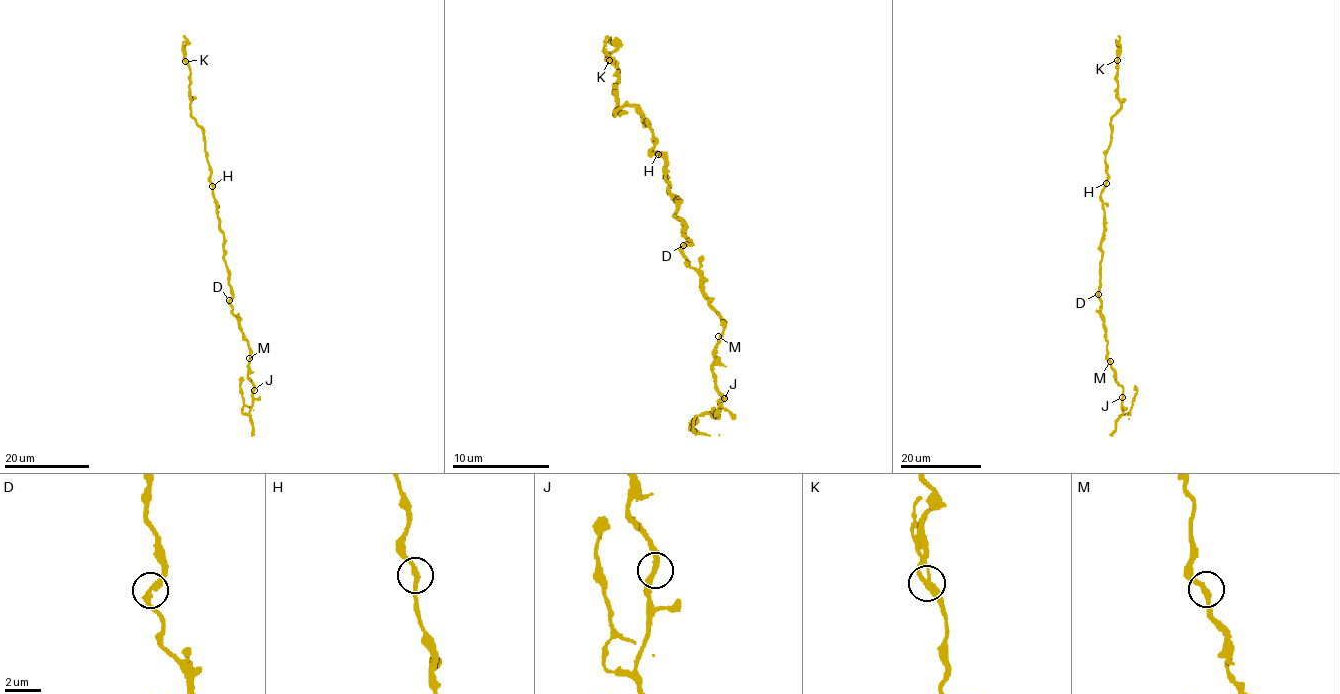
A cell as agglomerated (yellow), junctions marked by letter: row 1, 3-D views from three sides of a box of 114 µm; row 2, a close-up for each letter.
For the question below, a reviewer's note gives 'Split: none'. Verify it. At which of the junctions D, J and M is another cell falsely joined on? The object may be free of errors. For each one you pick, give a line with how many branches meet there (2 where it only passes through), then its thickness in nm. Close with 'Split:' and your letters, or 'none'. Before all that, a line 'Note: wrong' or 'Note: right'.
Note: right
Split: none

